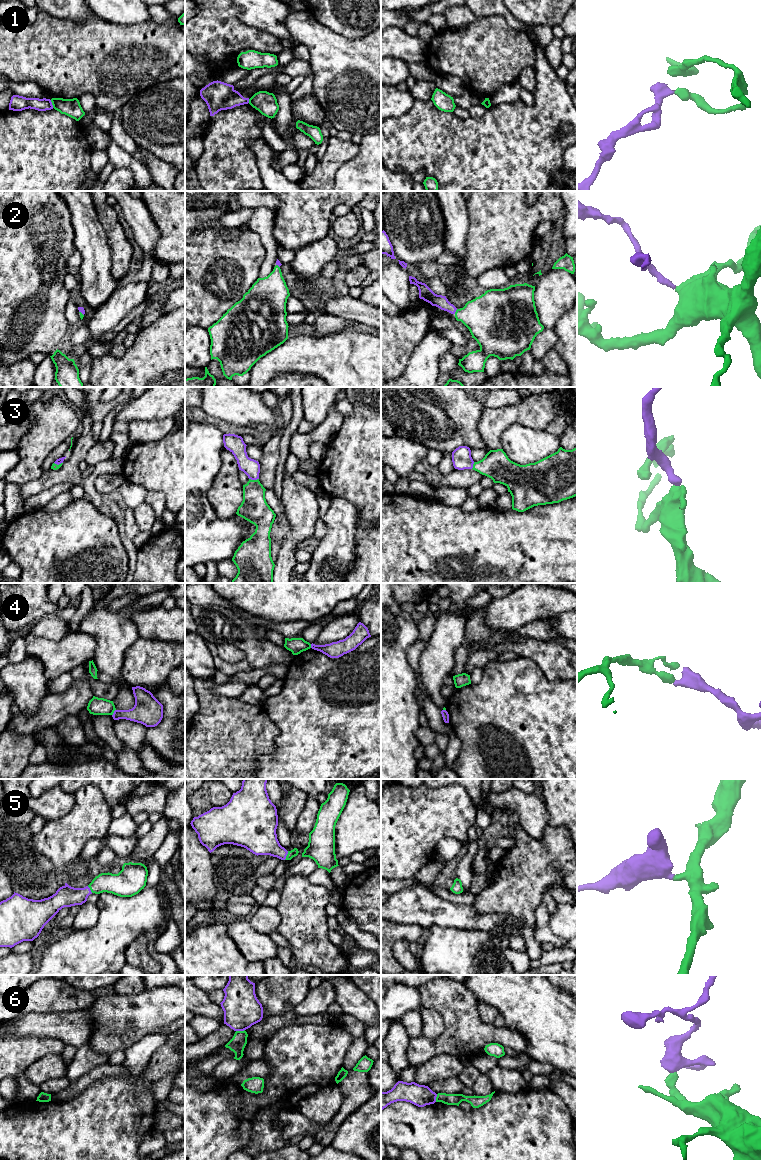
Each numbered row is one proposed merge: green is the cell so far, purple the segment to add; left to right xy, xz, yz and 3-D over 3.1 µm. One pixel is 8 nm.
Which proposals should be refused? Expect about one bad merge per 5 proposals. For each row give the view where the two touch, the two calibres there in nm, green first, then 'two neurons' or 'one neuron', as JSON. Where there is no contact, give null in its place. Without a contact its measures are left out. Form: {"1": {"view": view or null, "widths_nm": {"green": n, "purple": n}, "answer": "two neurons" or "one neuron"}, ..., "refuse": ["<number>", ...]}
{"1": {"view": "xy", "widths_nm": {"green": 140, "purple": 110}, "answer": "two neurons"}, "2": {"view": "yz", "widths_nm": {"green": 340, "purple": 100}, "answer": "one neuron"}, "3": {"view": "xz", "widths_nm": {"green": 220, "purple": 140}, "answer": "one neuron"}, "4": {"view": "xy", "widths_nm": {"green": 140, "purple": 190}, "answer": "two neurons"}, "5": {"view": "xz", "widths_nm": {"green": 60, "purple": 260}, "answer": "one neuron"}, "6": {"view": "xz", "widths_nm": {"green": 130, "purple": 300}, "answer": "two neurons"}, "refuse": ["1", "4", "6"]}

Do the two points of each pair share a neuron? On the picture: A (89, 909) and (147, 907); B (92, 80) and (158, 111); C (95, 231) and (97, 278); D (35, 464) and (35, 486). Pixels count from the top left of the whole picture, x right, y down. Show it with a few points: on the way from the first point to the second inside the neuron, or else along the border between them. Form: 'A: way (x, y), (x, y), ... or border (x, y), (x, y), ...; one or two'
A: border (101, 910), (98, 921), (86, 929); two
B: border (152, 85), (136, 93), (118, 111); two
C: way (95, 243), (96, 266); one
D: border (44, 471), (36, 478), (20, 485); two

